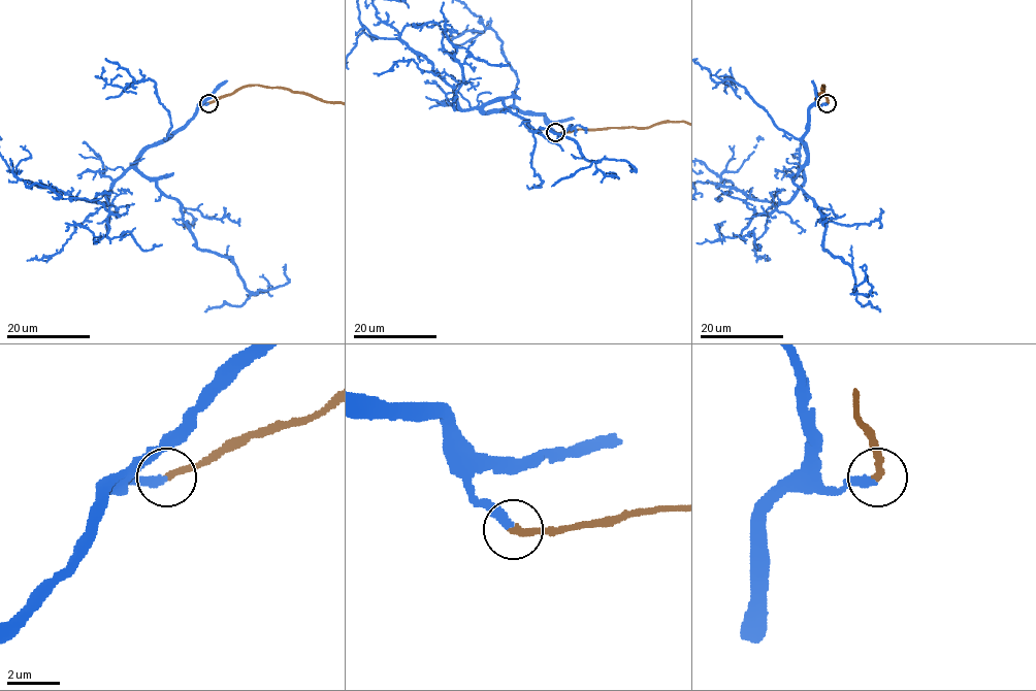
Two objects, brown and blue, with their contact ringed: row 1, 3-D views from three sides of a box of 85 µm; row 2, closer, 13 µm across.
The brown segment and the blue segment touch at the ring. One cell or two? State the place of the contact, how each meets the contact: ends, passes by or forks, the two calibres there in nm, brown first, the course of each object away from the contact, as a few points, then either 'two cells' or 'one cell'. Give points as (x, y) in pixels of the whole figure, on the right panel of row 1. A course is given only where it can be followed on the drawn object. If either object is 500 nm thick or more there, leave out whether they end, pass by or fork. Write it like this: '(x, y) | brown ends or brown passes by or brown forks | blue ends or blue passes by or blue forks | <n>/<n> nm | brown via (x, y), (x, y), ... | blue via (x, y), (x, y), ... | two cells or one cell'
(827, 103) | brown ends | blue ends | 260/320 nm | blue via (827, 103), (809, 109), (802, 137), (805, 182), (786, 202), (750, 198), (699, 160) | one cell

